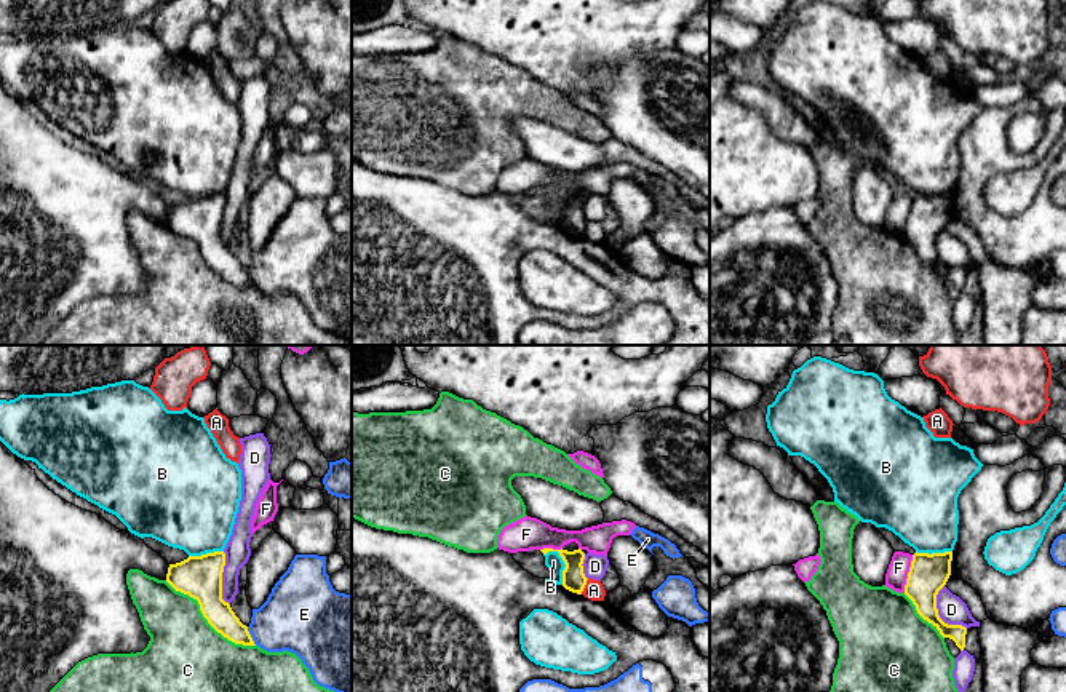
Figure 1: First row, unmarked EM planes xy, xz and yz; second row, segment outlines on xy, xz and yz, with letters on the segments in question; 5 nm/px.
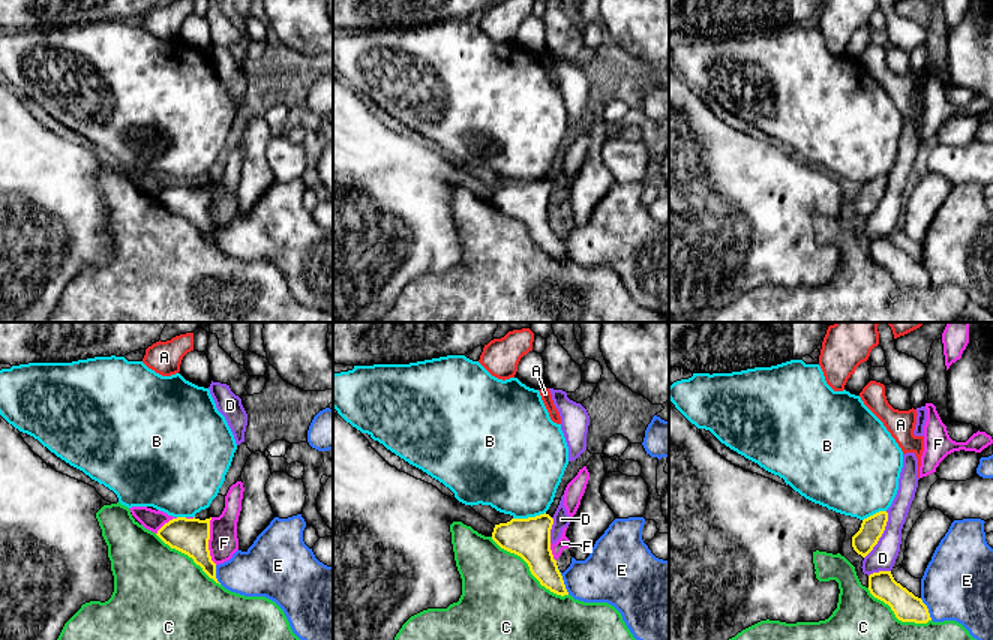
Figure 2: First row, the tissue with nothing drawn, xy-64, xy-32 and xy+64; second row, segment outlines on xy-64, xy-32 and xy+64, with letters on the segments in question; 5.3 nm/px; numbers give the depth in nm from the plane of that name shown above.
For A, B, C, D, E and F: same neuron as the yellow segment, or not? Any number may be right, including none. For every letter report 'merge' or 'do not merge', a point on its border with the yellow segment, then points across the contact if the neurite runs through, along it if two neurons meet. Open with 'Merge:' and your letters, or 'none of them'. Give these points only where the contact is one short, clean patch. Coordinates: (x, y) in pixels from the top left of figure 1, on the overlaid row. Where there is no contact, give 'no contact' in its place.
Merge: none of them
A: do not merge; meets yellow in xz at (584, 587); border along xz (588, 579), (580, 593)
B: do not merge; meets yellow in xz at (564, 563); border along xz (548, 550), (555, 550), (564, 564), (563, 584)
C: do not merge; meets yellow in xy at (205, 617)
D: do not merge; meets yellow in yz at (937, 614)
E: do not merge; meets yellow in xy at (250, 636)
F: do not merge; meets yellow in yz at (908, 574); border along yz (913, 555), (903, 592)

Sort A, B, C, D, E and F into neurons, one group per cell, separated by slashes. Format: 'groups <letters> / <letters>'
groups A / B / C / D / E / F

